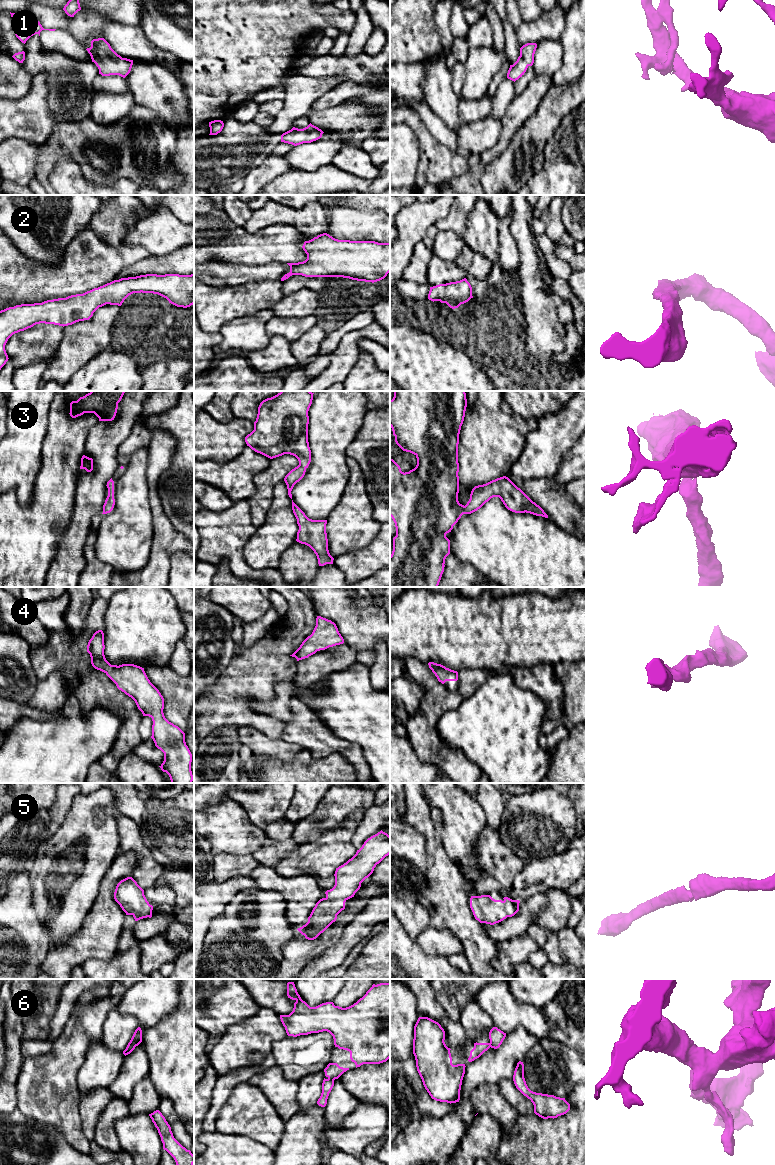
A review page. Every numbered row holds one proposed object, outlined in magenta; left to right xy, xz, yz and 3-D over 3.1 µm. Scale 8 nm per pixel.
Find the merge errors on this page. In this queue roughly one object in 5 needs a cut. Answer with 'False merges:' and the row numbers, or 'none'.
False merges: 6

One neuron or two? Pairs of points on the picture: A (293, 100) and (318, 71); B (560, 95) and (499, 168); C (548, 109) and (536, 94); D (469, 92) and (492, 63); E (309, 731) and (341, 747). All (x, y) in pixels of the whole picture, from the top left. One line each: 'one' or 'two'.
A: two
B: one
C: two
D: one
E: one

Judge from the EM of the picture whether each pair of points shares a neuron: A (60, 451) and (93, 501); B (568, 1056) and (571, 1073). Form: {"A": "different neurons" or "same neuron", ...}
{"A": "different neurons", "B": "same neuron"}

